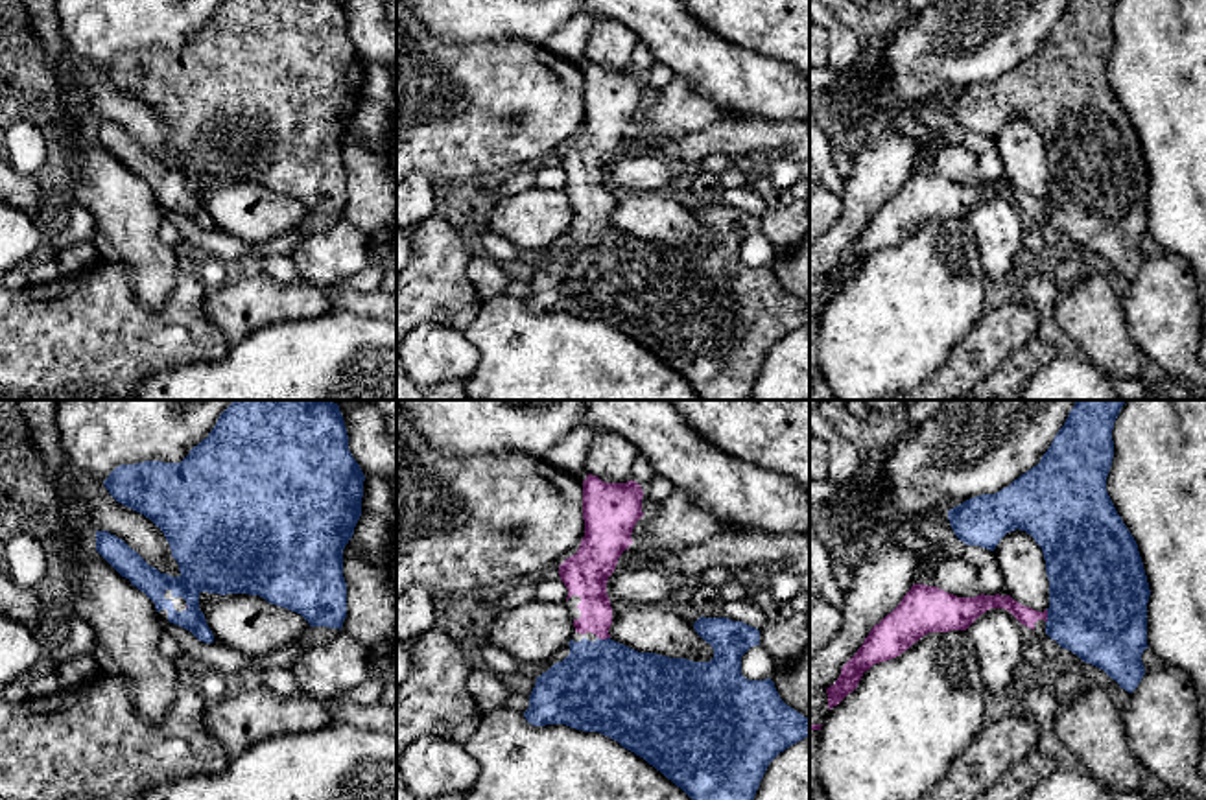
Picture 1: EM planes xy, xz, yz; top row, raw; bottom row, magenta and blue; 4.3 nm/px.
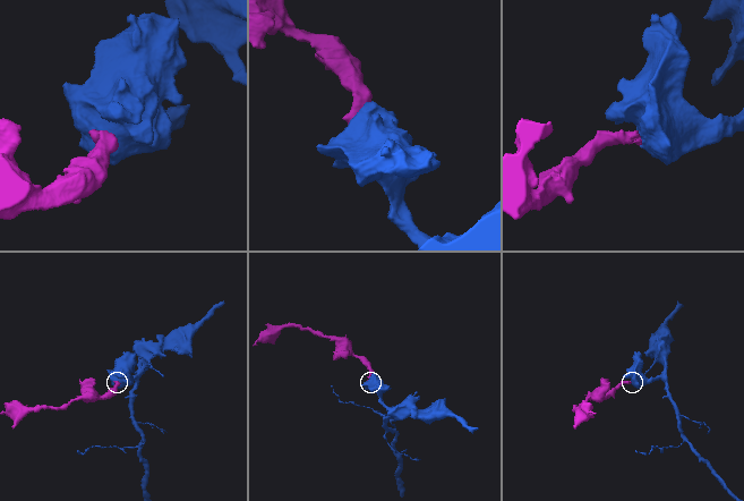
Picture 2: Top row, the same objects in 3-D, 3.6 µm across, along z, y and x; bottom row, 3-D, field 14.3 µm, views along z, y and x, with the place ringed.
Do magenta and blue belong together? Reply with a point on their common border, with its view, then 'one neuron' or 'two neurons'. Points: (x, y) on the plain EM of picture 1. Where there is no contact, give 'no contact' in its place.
xz (603, 225) | one neuron

